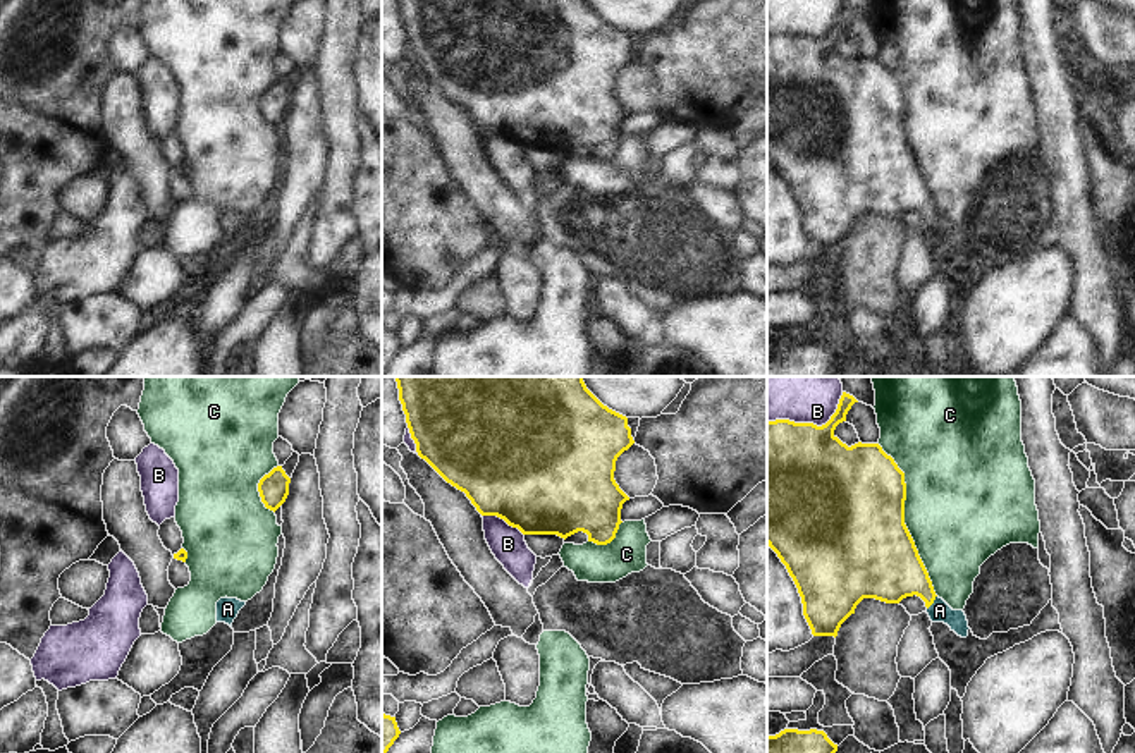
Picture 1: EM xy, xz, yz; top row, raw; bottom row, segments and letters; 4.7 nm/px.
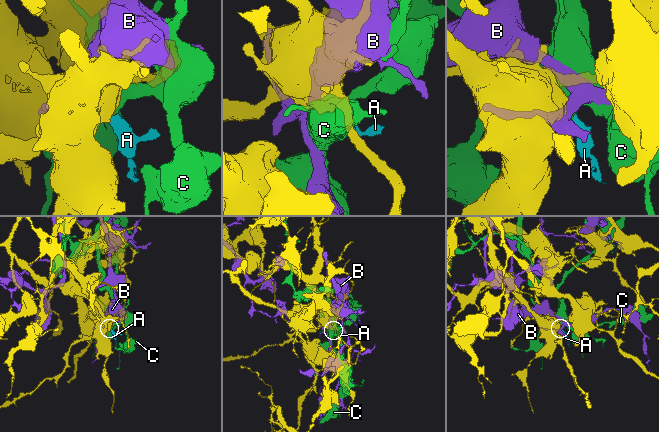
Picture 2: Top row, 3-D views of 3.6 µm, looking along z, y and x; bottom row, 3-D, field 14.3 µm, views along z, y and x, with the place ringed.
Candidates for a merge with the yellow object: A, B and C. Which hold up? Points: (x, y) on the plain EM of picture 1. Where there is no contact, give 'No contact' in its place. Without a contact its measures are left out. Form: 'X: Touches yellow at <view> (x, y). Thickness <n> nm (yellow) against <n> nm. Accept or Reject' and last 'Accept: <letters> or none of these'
A: Touches yellow at yz (932, 217). Thickness 300 nm (yellow) against 100 nm. Accept
B: Touches yellow at yz (810, 38). Thickness 500 nm (yellow) against 180 nm. Reject
C: Touches yellow at yz (903, 134). Thickness 500 nm (yellow) against 480 nm. Reject
Accept: A

